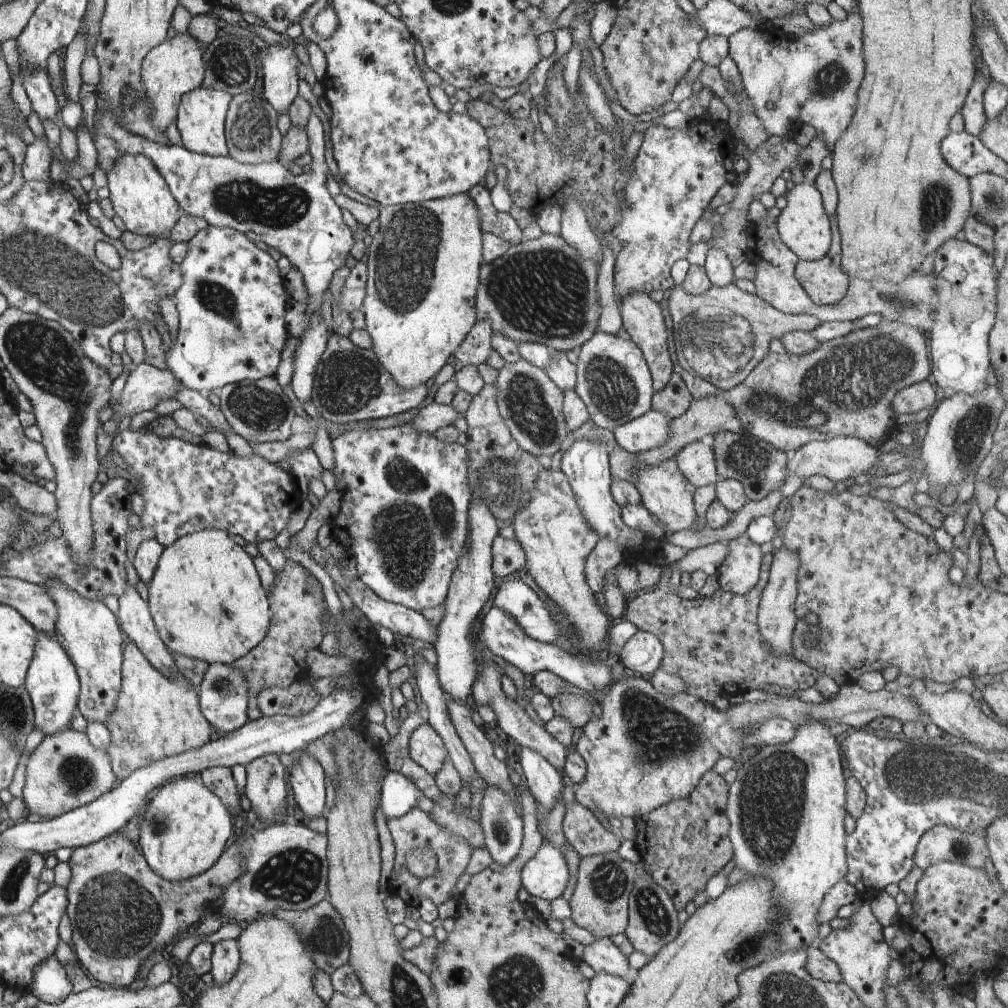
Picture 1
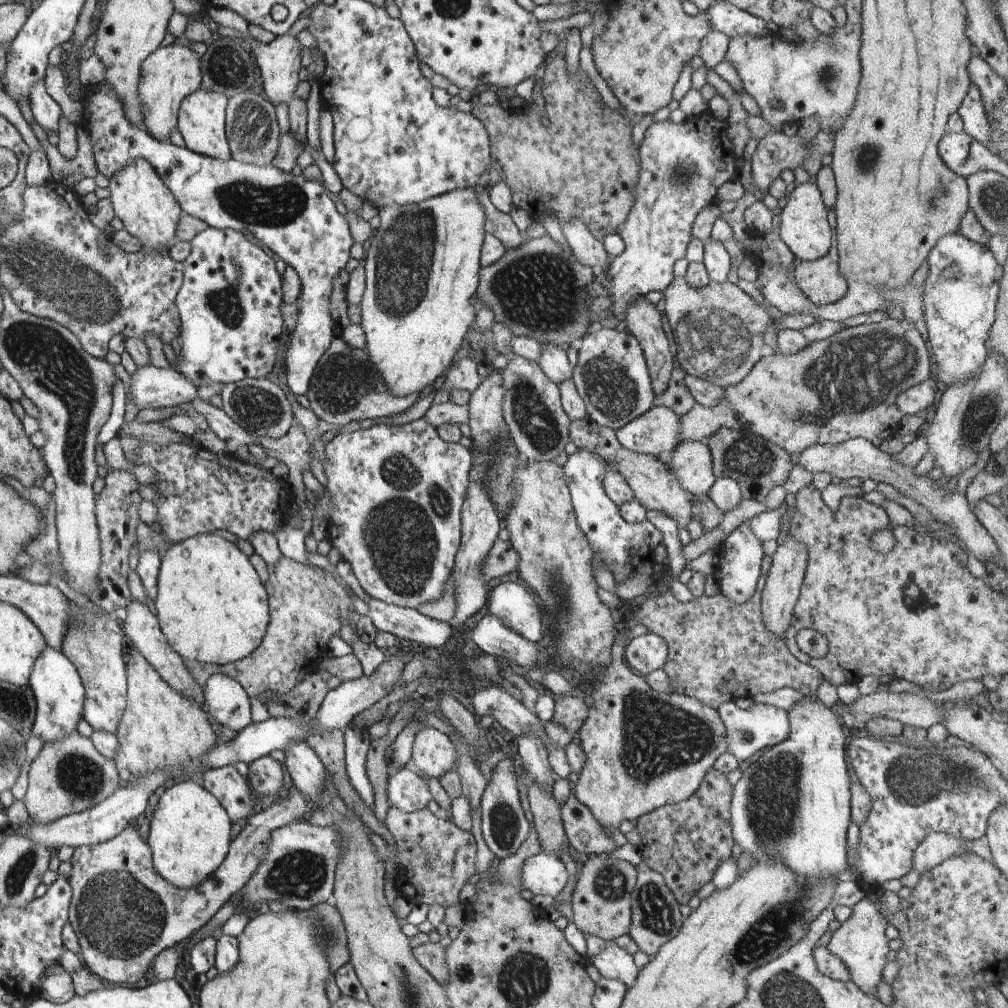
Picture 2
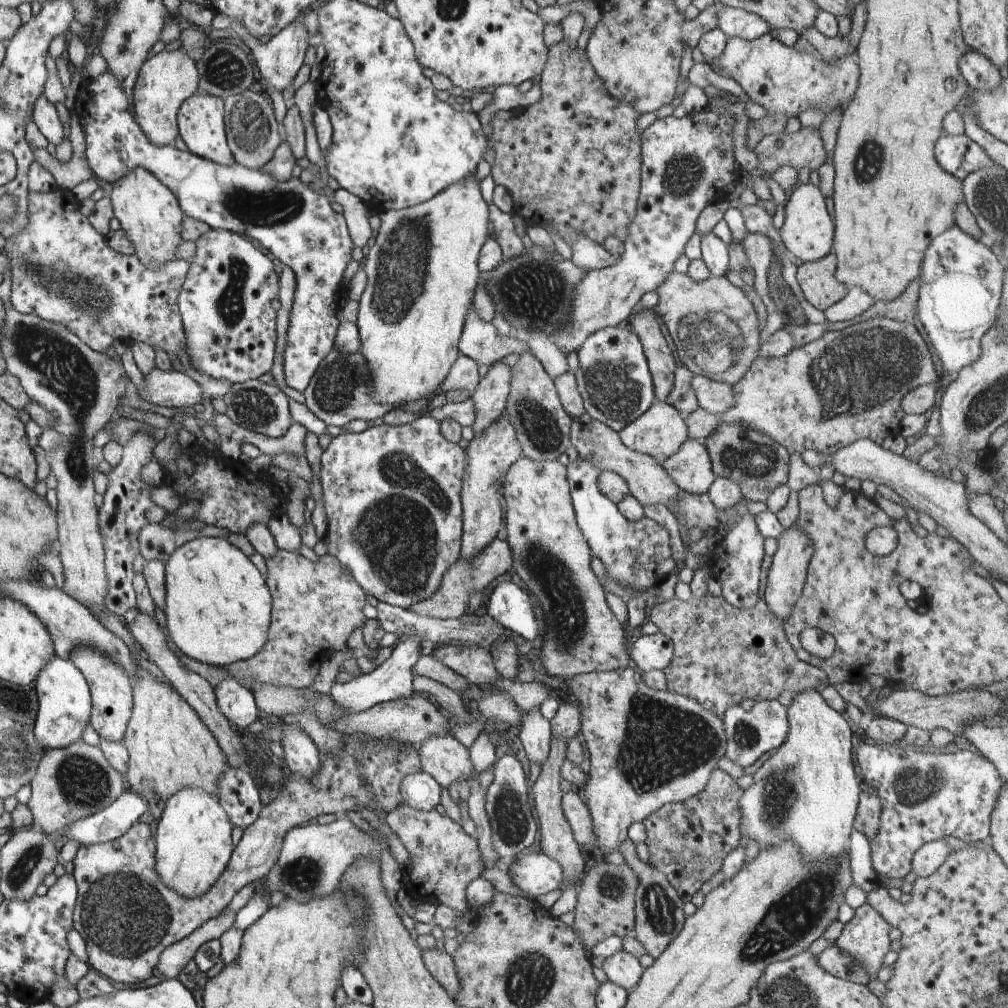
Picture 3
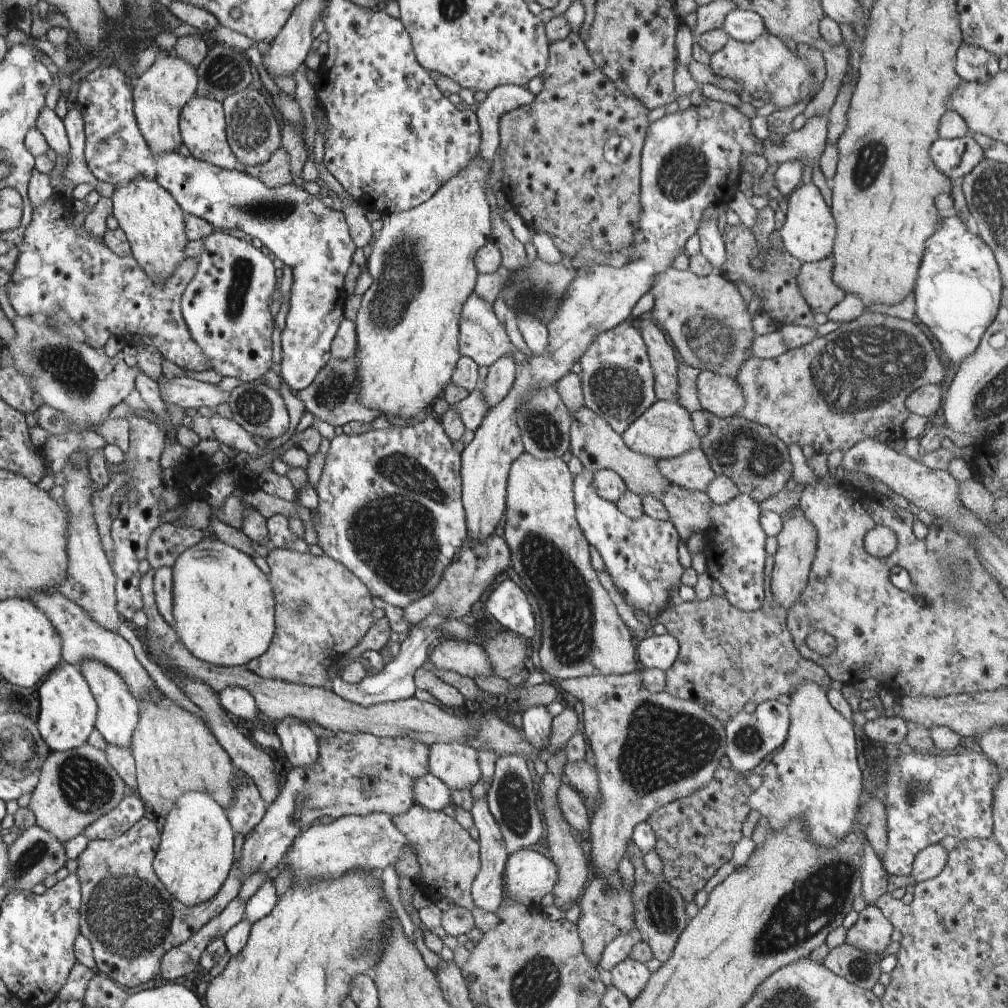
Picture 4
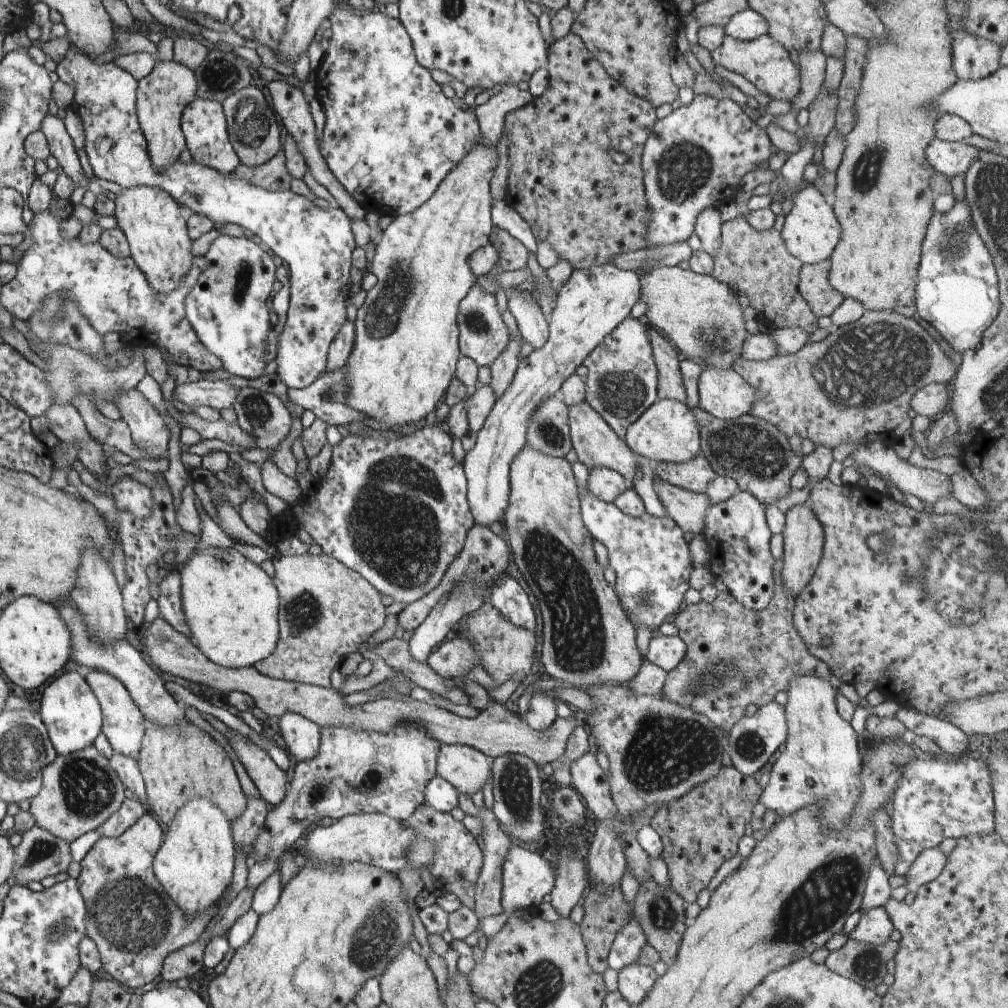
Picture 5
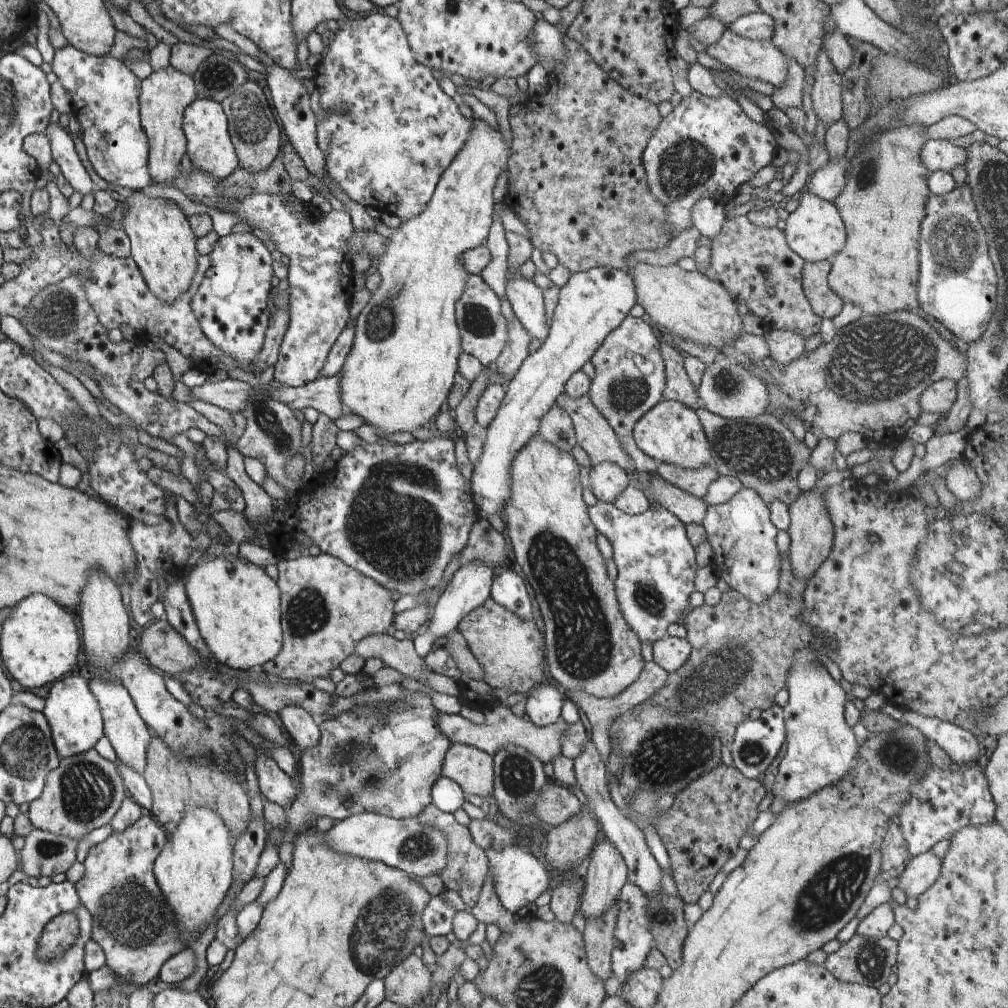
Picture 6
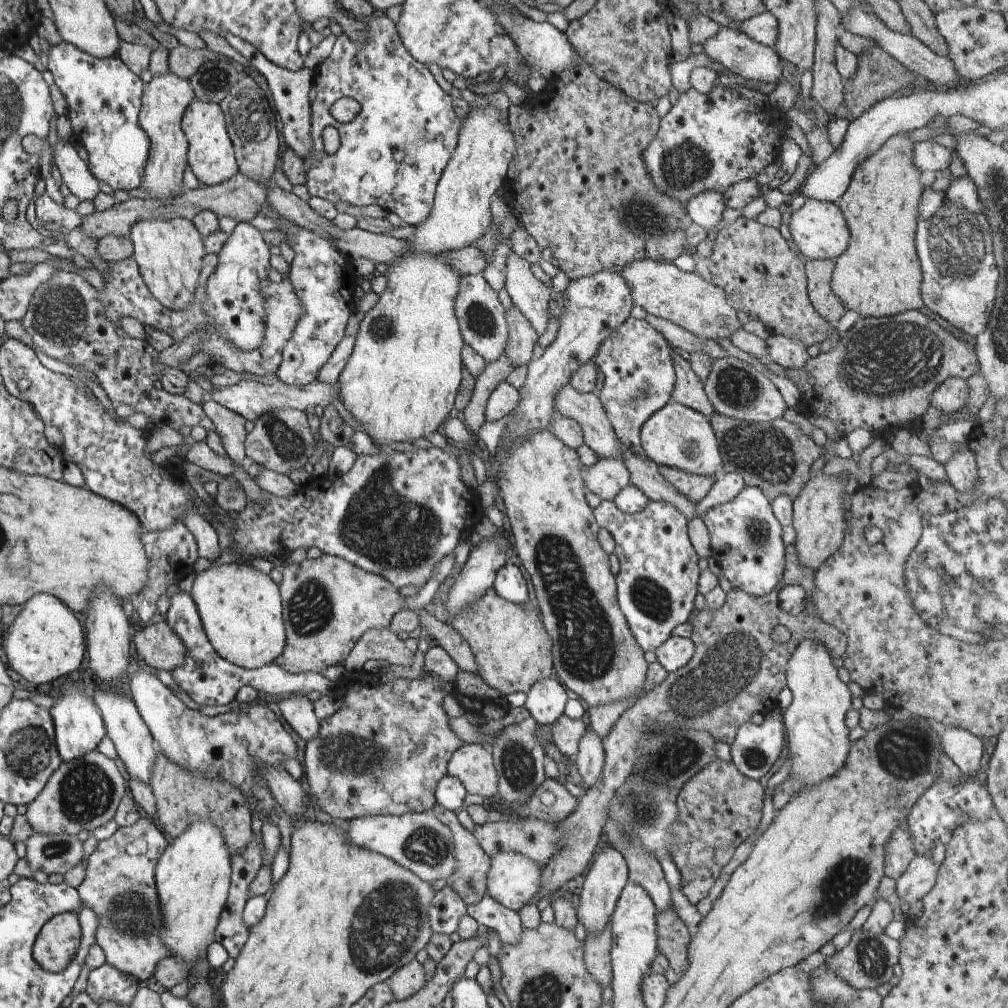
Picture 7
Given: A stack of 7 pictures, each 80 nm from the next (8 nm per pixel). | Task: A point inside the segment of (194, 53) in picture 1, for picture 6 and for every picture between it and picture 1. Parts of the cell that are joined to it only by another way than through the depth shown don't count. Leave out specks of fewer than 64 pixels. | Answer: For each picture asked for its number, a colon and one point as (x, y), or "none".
2: (171, 74)
3: (169, 79)
4: (160, 93)
5: (164, 94)
6: (166, 94)

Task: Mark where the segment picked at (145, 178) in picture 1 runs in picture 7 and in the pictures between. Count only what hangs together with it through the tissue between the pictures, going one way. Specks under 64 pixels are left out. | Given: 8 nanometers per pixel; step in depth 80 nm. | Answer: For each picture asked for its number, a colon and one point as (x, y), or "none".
2: (140, 199)
3: (148, 211)
4: (147, 213)
5: (158, 240)
6: (163, 244)
7: (169, 252)

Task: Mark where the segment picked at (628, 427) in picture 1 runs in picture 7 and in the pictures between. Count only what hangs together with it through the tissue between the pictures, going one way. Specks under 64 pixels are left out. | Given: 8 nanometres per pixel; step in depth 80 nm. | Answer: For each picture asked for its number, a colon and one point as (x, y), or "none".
2: (655, 433)
3: (659, 432)
4: (665, 430)
5: (668, 431)
6: (670, 432)
7: (677, 436)

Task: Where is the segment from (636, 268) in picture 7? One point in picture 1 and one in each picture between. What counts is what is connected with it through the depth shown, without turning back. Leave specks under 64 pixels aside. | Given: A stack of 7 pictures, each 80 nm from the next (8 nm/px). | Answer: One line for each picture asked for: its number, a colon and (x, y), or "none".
1: (721, 335)
2: (719, 330)
3: (715, 327)
4: (707, 319)
5: (702, 316)
6: (690, 305)

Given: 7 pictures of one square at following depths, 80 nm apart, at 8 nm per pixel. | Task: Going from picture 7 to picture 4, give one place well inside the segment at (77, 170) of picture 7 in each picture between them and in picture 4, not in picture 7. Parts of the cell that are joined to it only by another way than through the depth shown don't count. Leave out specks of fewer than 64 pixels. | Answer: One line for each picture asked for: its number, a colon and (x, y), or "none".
4: (52, 127)
5: (61, 146)
6: (64, 153)

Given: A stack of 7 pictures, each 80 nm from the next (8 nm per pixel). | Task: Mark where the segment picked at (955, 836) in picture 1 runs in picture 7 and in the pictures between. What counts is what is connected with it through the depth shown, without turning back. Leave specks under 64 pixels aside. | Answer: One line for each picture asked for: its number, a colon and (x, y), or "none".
2: (936, 847)
3: (929, 857)
4: (930, 861)
5: (928, 865)
6: (922, 870)
7: (917, 880)

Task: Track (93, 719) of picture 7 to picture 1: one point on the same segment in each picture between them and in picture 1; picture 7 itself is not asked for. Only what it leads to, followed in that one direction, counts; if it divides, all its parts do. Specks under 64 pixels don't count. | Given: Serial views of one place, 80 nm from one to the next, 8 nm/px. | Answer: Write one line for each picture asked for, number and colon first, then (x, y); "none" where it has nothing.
1: (52, 681)
2: (58, 689)
3: (64, 699)
4: (68, 709)
5: (72, 713)
6: (76, 720)

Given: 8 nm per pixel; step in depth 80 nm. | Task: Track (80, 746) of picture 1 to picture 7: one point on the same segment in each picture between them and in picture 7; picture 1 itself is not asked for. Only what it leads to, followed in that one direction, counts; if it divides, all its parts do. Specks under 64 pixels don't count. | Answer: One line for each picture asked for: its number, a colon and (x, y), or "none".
2: (68, 776)
3: (72, 783)
4: (76, 787)
5: (81, 791)
6: (84, 792)
7: (85, 793)

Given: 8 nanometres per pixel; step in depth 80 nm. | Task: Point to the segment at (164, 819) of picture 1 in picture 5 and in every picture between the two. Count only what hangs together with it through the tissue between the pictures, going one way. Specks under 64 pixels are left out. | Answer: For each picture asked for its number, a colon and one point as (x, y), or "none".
2: (189, 835)
3: (194, 838)
4: (196, 854)
5: (195, 864)

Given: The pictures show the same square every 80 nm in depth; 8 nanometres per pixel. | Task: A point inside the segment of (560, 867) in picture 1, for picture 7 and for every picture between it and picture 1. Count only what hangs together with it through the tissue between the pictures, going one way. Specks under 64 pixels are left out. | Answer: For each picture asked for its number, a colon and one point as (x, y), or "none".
2: (543, 874)
3: (536, 874)
4: (529, 875)
5: (526, 877)
6: (518, 878)
7: (513, 879)

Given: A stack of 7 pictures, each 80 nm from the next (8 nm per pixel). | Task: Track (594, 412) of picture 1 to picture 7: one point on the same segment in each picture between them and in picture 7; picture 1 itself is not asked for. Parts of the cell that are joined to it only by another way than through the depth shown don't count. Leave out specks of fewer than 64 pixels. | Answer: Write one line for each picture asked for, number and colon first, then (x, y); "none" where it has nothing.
2: (612, 377)
3: (613, 378)
4: (617, 382)
5: (622, 380)
6: (631, 376)
7: (637, 362)

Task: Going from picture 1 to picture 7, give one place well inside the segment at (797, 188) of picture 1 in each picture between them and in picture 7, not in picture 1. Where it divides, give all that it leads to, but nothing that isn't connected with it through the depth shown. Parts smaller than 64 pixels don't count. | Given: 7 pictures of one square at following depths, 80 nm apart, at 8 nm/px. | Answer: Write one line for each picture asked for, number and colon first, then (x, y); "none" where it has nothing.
2: (804, 228)
3: (807, 234)
4: (809, 233)
5: (811, 231)
6: (815, 230)
7: (819, 229)

